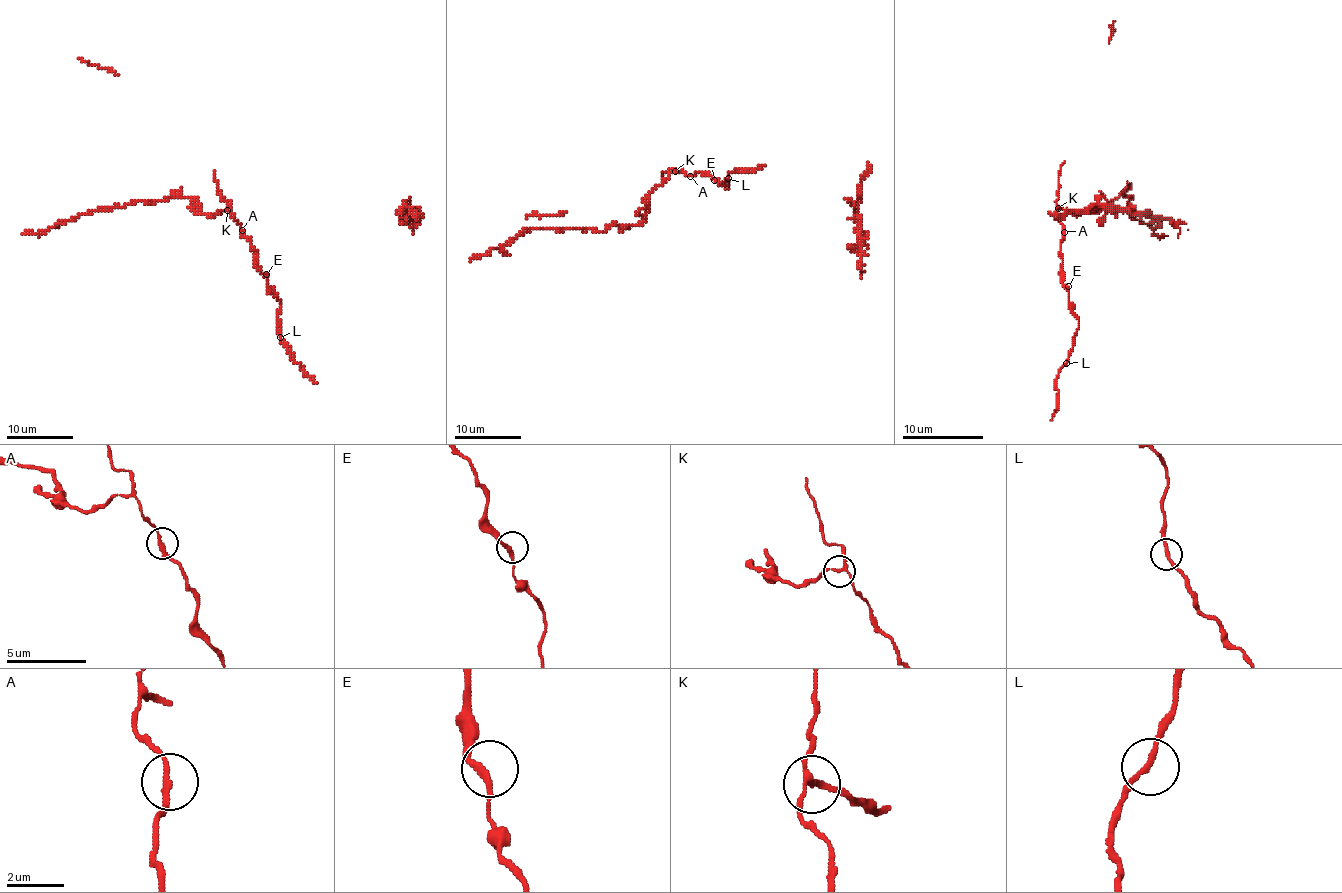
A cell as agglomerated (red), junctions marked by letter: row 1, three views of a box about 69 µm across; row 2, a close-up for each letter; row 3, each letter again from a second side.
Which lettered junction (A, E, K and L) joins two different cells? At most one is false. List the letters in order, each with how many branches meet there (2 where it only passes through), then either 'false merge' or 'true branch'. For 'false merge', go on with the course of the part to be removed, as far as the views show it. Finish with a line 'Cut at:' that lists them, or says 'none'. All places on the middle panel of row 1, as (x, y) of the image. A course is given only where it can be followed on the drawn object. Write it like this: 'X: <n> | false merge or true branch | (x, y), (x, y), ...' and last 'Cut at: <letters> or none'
A: 2 | true branch
E: 2 | true branch
K: 3 | false merge | (675, 171), (648, 198), (645, 219), (637, 224), (613, 224), (603, 231), (526, 229), (471, 261)
L: 2 | true branch
Cut at: K

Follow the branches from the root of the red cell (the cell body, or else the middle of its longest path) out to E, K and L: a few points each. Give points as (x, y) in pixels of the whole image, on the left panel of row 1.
E: (240, 230), (256, 254), (256, 266), (266, 274)
K: (240, 230), (240, 225), (227, 210)
L: (240, 230), (256, 254), (256, 268), (265, 276), (268, 289), (280, 302), (280, 337)

